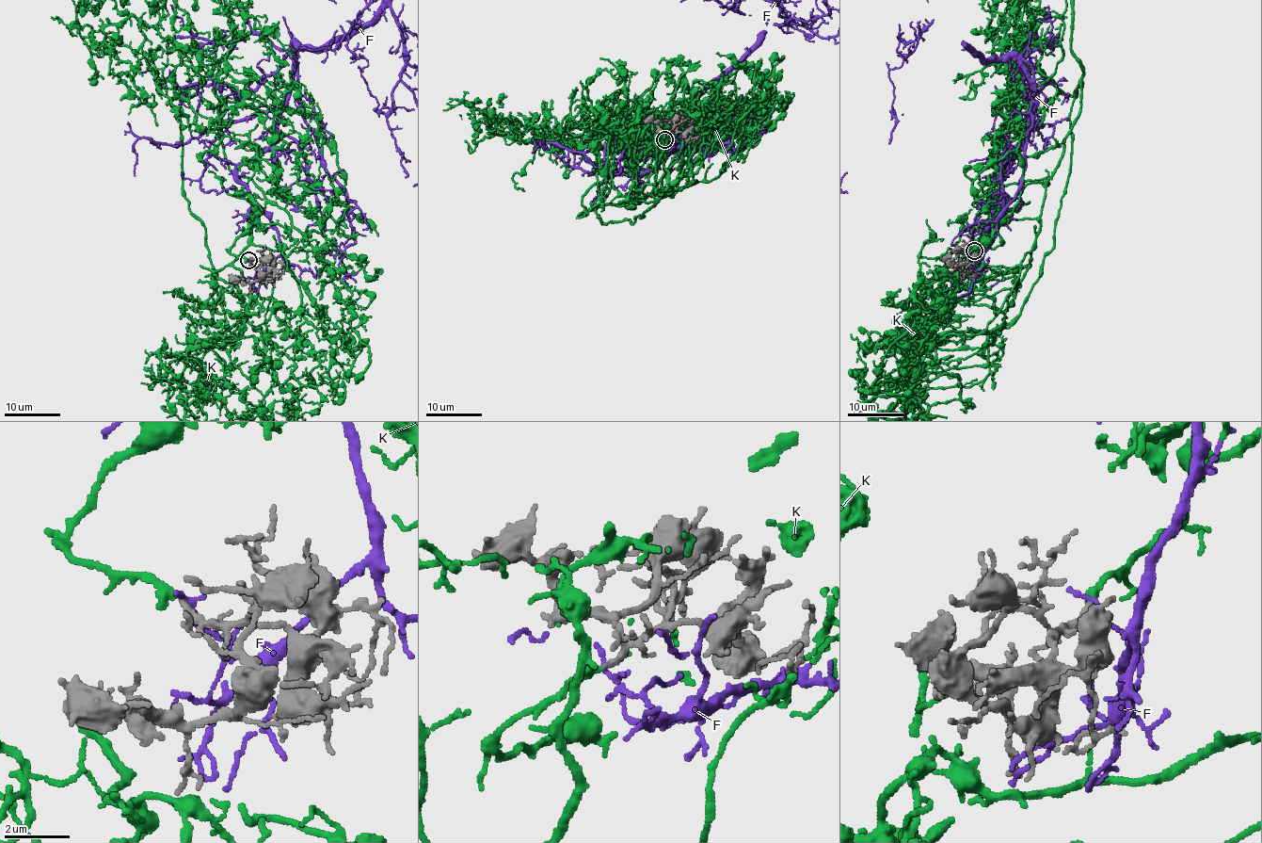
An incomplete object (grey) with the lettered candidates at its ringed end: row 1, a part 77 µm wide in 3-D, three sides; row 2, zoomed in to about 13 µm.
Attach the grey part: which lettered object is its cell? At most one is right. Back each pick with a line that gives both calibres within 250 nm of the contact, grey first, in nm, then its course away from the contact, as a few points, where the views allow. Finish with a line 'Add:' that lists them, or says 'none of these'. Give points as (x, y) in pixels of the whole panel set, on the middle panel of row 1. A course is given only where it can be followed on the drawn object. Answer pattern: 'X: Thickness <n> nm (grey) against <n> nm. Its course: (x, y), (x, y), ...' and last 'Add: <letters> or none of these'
K: Thickness 200 nm (grey) against 280 nm. Its course: (664, 139), (646, 154), (670, 192), (630, 208), (634, 177), (567, 137)
Add: K

